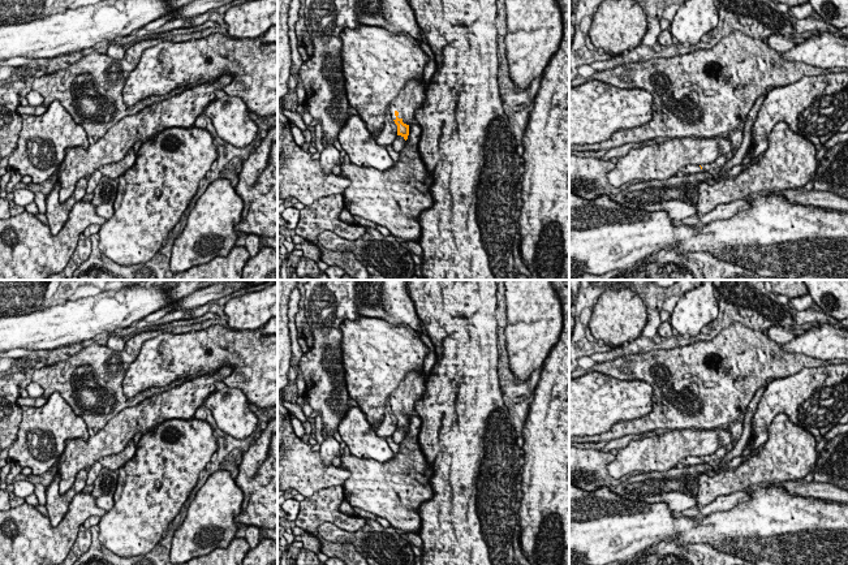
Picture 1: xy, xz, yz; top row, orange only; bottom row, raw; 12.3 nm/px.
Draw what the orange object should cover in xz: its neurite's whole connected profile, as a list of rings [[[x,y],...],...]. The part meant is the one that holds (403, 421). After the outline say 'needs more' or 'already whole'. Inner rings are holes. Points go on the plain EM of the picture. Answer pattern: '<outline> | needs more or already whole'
[[[423,370],[410,371],[389,397],[391,409],[397,417],[397,427],[401,427],[405,432],[409,427],[410,413],[414,411],[414,404],[423,396],[425,391]]] | needs more

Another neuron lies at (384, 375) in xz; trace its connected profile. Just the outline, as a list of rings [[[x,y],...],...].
[[[360,316],[345,320],[341,351],[349,397],[376,428],[386,402],[410,371],[422,371],[429,348],[419,333],[405,324]]]

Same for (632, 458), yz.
[[[672,430],[658,436],[632,440],[607,465],[610,475],[621,479],[633,473],[668,471],[685,457],[705,457],[731,443],[728,430]]]

